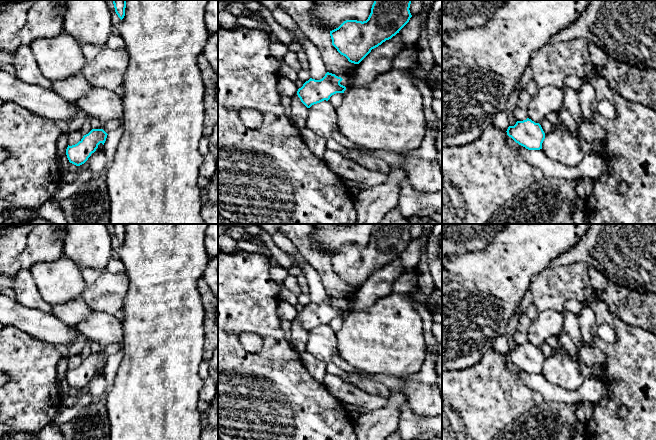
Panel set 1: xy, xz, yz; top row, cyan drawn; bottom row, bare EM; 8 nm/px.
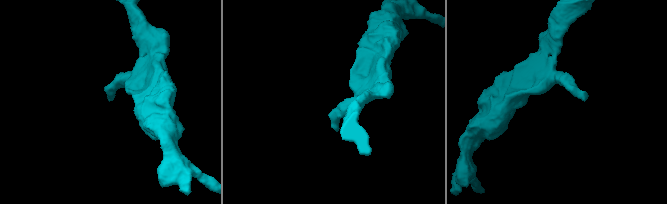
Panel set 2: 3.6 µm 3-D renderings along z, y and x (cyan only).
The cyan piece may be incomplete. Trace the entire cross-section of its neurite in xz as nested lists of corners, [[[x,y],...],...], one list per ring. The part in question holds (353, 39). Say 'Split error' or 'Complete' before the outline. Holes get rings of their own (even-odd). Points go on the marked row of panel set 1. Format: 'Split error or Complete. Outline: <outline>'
Complete. Outline: [[[374,0],[371,13],[366,21],[346,20],[338,28],[330,31],[332,45],[345,56],[349,62],[359,64],[372,49],[378,47],[386,40],[391,39],[409,22],[412,17],[410,4],[412,0]]]

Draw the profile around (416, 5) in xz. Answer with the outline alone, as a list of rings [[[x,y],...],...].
[[[412,0],[409,8],[411,15],[414,16],[418,14],[421,11],[422,7],[422,0]]]

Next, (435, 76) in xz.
[[[435,65],[430,71],[429,78],[433,91],[432,108],[435,116],[442,120],[442,68]]]

